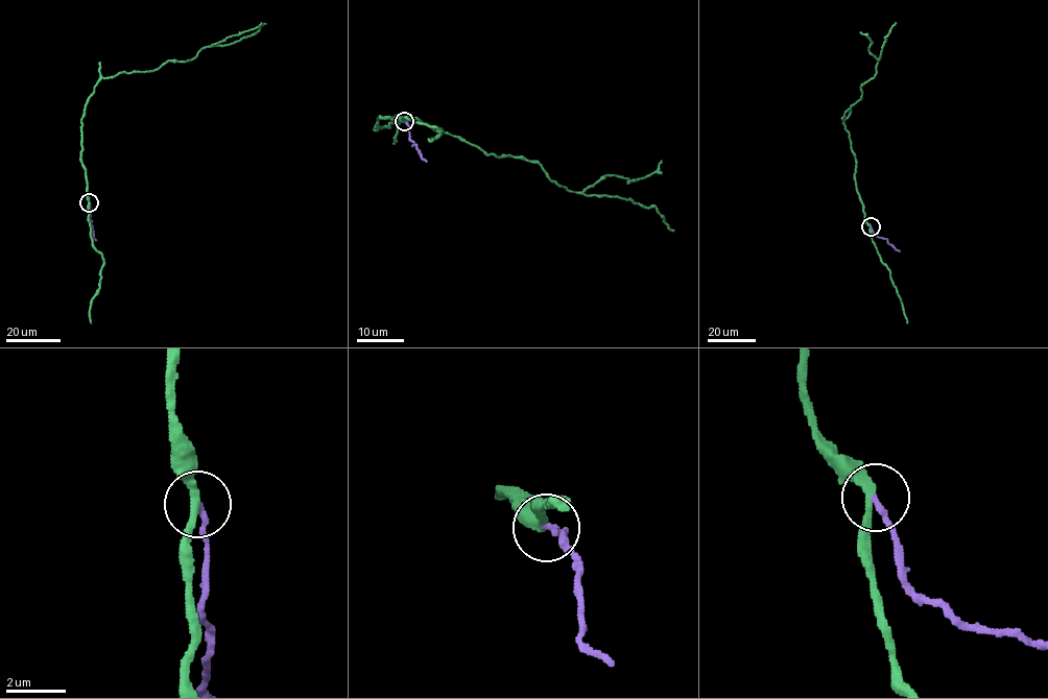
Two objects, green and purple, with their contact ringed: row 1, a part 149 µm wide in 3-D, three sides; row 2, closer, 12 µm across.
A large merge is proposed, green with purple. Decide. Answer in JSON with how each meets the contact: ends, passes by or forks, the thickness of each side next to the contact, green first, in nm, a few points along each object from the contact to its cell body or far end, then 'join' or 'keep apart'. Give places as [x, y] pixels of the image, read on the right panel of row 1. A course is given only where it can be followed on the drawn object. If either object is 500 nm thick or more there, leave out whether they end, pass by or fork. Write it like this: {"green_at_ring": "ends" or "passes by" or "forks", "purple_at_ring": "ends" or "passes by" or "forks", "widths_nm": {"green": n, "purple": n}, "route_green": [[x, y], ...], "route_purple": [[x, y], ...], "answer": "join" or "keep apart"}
{"green_at_ring": "passes by", "purple_at_ring": "ends", "widths_nm": {"green": 280, "purple": 200}, "route_green": [[871, 226], [857, 192], [856, 159], [842, 118], [861, 98], [861, 85], [874, 77], [885, 38], [896, 23]], "route_purple": [[871, 226], [874, 234], [886, 239], [900, 250]], "answer": "keep apart"}

